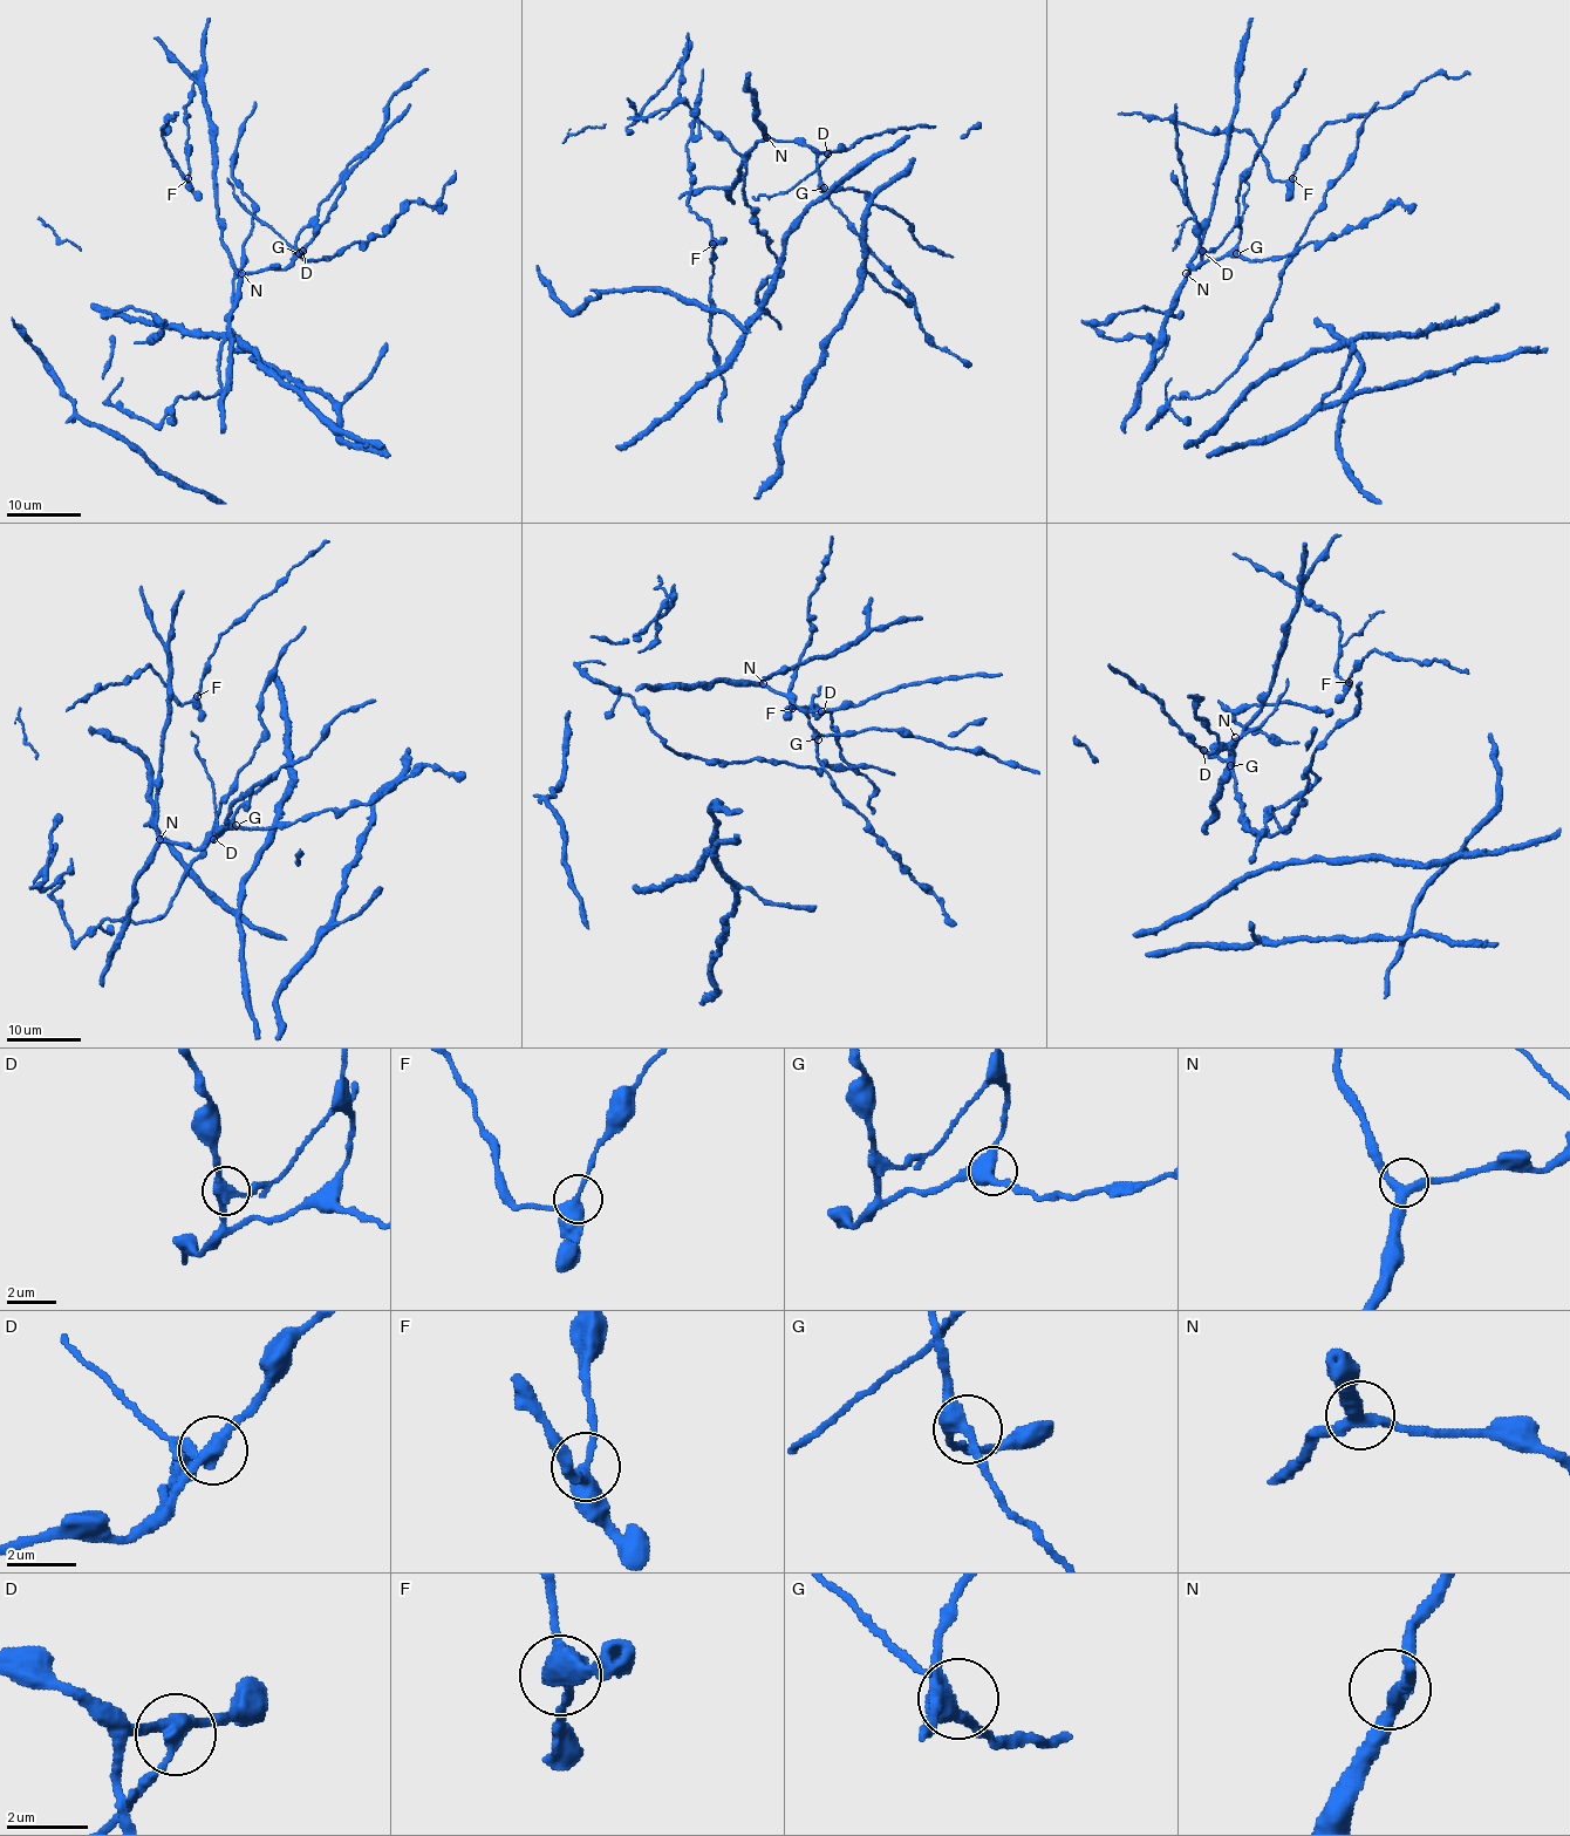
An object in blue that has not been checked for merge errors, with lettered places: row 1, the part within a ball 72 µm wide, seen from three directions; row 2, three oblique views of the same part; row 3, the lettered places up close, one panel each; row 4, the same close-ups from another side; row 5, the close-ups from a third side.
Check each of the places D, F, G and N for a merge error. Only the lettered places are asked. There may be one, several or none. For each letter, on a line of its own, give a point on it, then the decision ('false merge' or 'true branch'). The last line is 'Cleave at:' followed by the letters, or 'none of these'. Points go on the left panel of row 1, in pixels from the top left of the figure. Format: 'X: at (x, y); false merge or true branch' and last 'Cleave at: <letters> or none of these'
D: at (302, 251); false merge
F: at (188, 178); true branch
G: at (299, 253); true branch
N: at (241, 273); true branch
Cleave at: D

